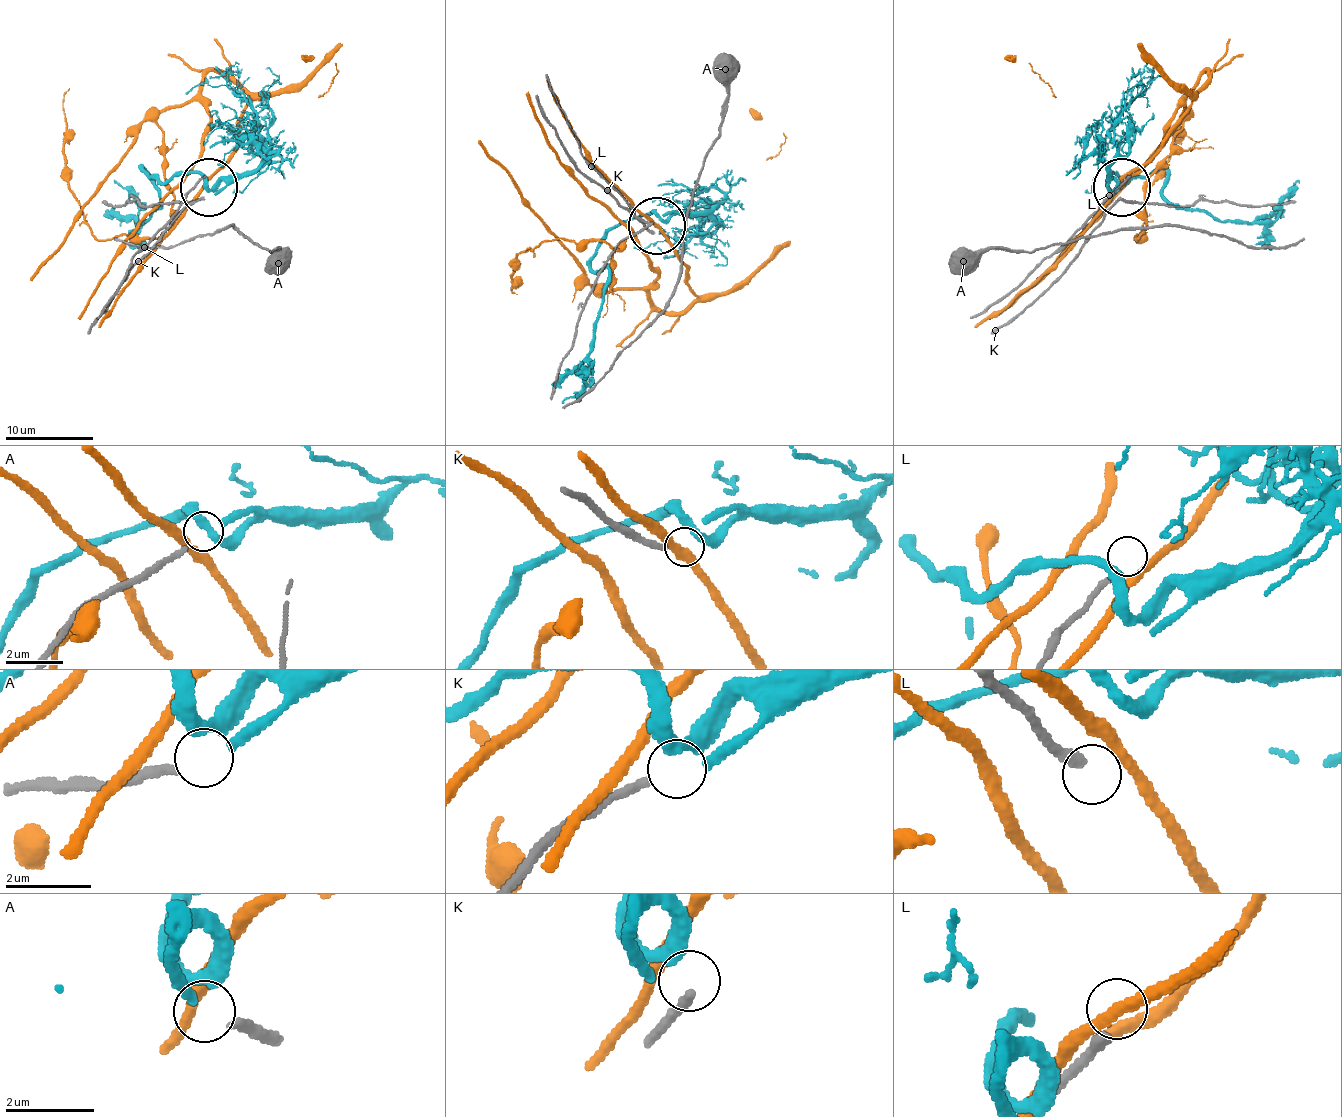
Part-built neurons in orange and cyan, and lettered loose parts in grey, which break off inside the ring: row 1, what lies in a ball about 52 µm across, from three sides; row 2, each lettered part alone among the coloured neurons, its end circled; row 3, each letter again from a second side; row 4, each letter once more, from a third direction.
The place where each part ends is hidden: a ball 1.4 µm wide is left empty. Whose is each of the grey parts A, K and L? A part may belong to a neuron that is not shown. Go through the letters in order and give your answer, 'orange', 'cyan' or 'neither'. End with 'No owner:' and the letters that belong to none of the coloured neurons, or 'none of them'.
A: cyan
K: neither
L: neither
No owner: K, L

